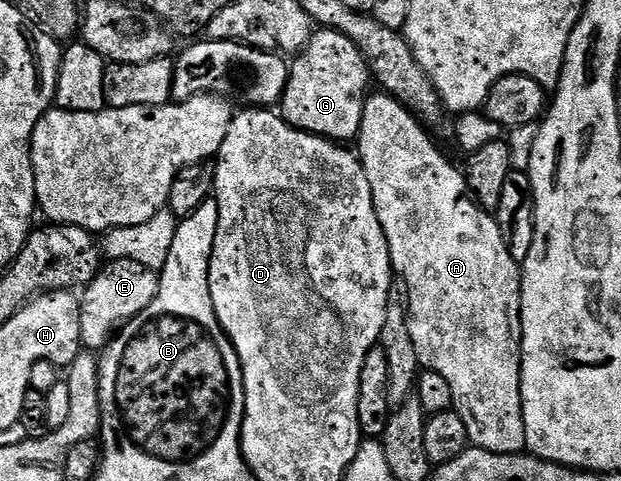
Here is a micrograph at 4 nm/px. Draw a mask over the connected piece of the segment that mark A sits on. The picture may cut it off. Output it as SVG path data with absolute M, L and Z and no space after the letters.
M374 92L367 97L366 103L364 104L364 120L360 124L360 132L356 139L356 153L358 159L362 161L362 167L364 172L368 176L368 184L372 184L372 200L374 201L374 207L376 208L376 216L380 220L380 228L384 228L384 236L388 240L388 248L390 249L390 264L394 267L394 272L397 277L404 280L404 283L408 286L408 310L407 310L407 322L408 329L412 334L412 341L416 346L416 356L419 358L419 364L423 371L431 370L434 373L439 373L440 376L444 376L445 380L448 380L448 385L452 388L452 400L453 410L460 416L460 420L464 420L464 424L468 428L468 436L470 437L471 443L479 450L487 450L488 452L496 452L497 454L520 454L526 450L526 437L524 436L524 416L522 415L522 271L520 269L520 263L513 259L512 252L509 251L509 244L505 242L505 238L502 235L501 228L498 226L498 219L493 213L487 212L478 205L477 201L468 193L466 189L466 176L461 169L458 170L441 154L440 151L434 147L434 142L429 138L427 127L423 125L419 119L415 118L409 110L406 109L402 103L391 98L389 94L385 92Z

